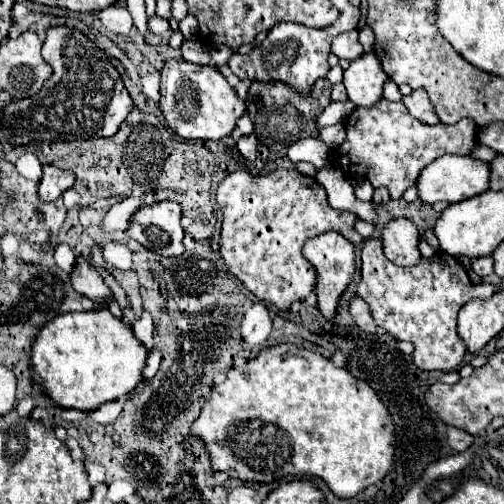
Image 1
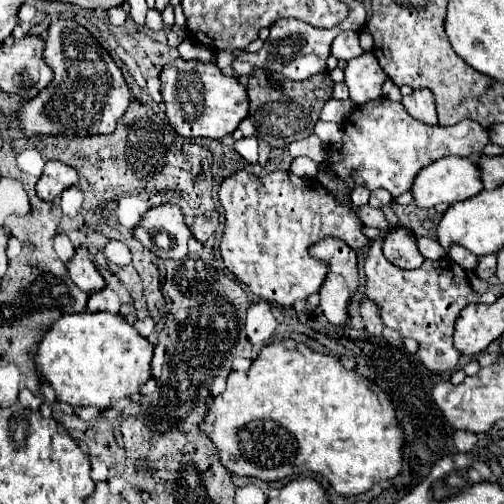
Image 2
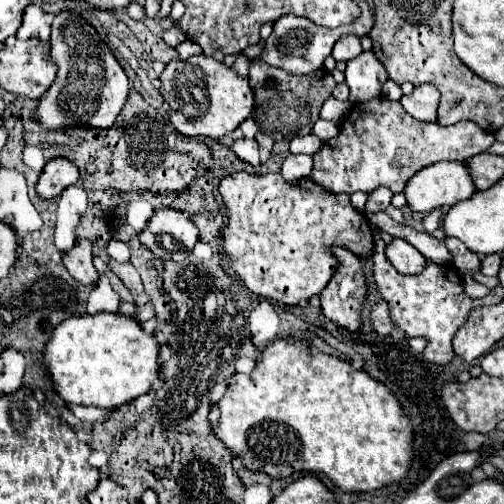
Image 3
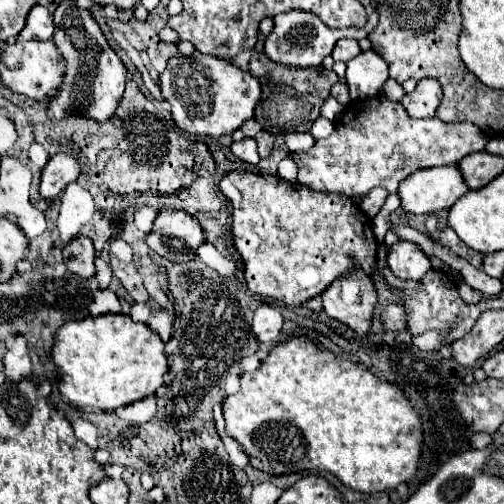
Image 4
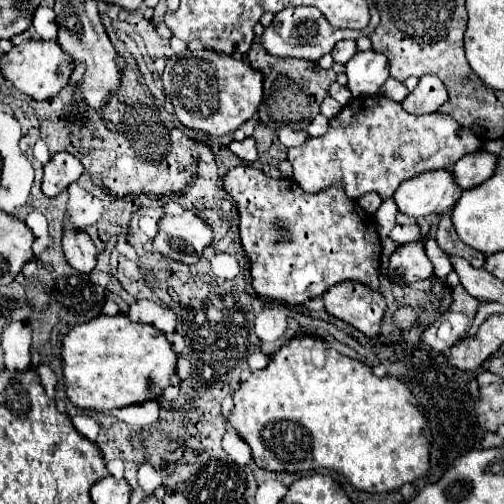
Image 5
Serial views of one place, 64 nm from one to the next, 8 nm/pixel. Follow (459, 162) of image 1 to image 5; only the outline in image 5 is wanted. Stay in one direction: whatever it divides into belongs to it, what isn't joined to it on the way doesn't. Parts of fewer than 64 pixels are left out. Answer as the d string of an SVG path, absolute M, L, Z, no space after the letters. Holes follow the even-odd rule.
M434 170L420 172L408 180L404 180L394 200L398 210L406 216L428 216L428 214L444 214L448 212L458 198L462 196L462 188L456 184L450 170Z

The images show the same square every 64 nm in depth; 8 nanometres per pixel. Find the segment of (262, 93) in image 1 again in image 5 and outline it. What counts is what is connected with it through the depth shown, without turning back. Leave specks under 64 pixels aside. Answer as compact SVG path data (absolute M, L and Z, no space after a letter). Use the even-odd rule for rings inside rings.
M258 42L248 52L248 64L262 74L264 98L258 106L258 118L272 130L278 130L280 126L306 128L320 114L320 104L328 96L330 84L336 82L334 70L322 70L318 64L308 64L306 60L280 60L268 56Z

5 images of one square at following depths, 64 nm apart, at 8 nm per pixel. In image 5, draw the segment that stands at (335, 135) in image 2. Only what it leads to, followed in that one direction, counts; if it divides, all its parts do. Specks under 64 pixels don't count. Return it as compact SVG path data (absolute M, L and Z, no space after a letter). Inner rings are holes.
M318 114L306 130L308 130L310 136L324 136L328 132L328 118L322 116L322 114Z

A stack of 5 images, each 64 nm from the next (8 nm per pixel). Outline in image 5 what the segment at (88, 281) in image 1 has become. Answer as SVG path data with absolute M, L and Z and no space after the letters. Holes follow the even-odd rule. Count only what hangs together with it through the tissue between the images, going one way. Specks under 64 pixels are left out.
M64 232L62 246L64 246L64 258L74 270L82 274L88 274L94 270L96 246L86 232Z

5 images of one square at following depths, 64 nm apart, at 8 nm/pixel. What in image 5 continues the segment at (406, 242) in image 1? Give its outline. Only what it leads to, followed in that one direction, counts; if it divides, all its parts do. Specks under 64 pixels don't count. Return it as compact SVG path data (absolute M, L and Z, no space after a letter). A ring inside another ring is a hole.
M420 240L400 244L390 256L388 278L392 280L392 284L406 286L408 282L426 280L432 274L434 274L432 262L428 260L424 252L424 244Z

